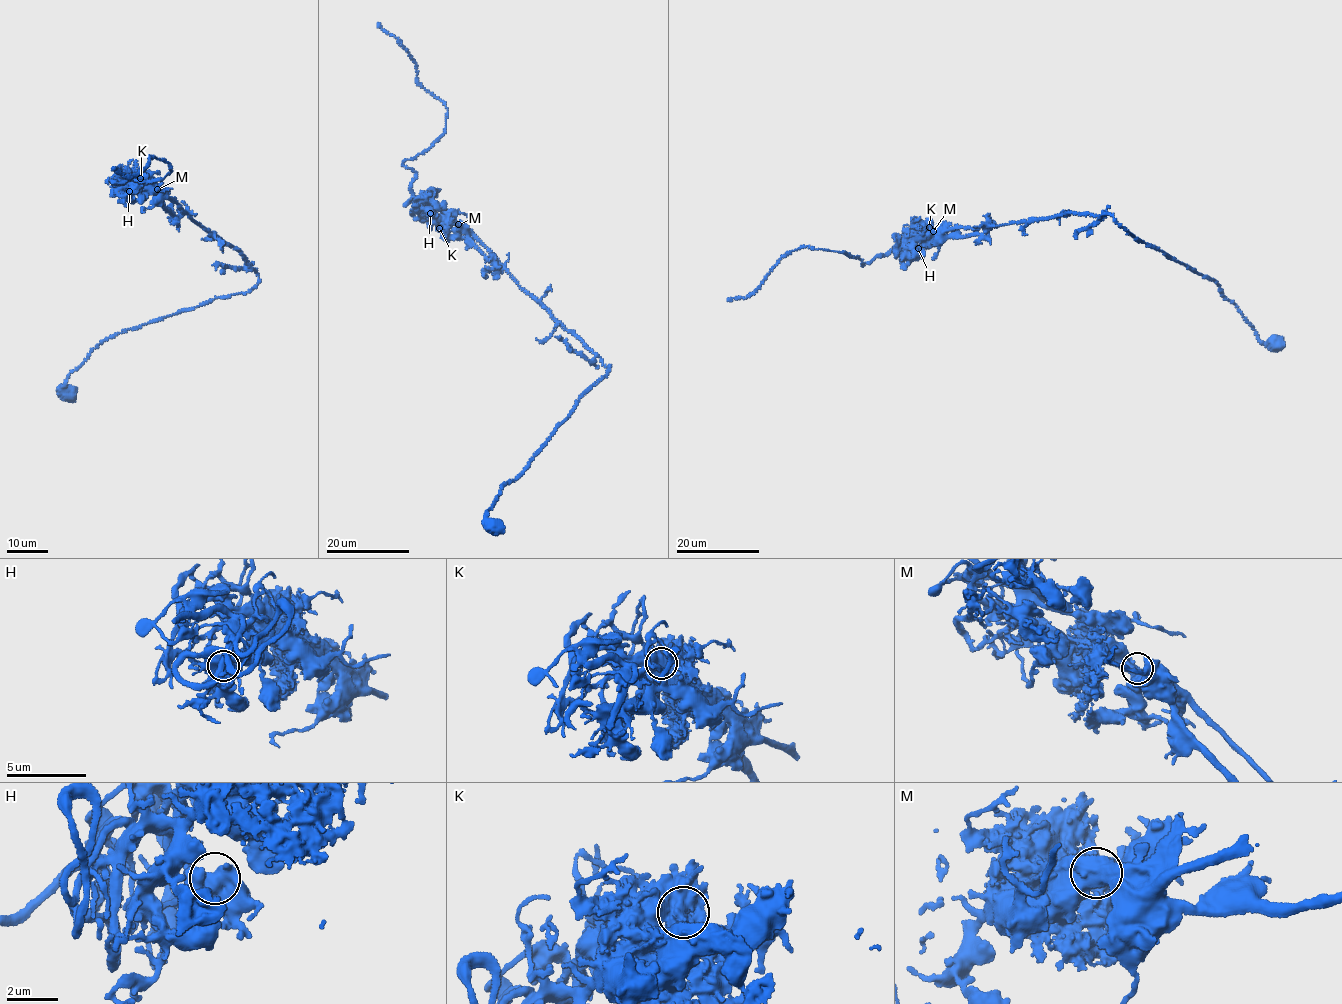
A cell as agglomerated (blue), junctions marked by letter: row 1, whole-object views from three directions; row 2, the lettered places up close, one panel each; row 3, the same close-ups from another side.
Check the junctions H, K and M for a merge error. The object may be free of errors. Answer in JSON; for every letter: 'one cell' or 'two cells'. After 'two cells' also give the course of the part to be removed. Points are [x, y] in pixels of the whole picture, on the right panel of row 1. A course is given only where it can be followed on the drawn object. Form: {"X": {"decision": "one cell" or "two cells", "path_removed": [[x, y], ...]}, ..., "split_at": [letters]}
{"H": {"decision": "one cell"}, "K": {"decision": "one cell"}, "M": {"decision": "two cells", "path_removed": [[933, 231], [901, 236], [898, 240], [904, 254]]}, "split_at": ["M"]}

